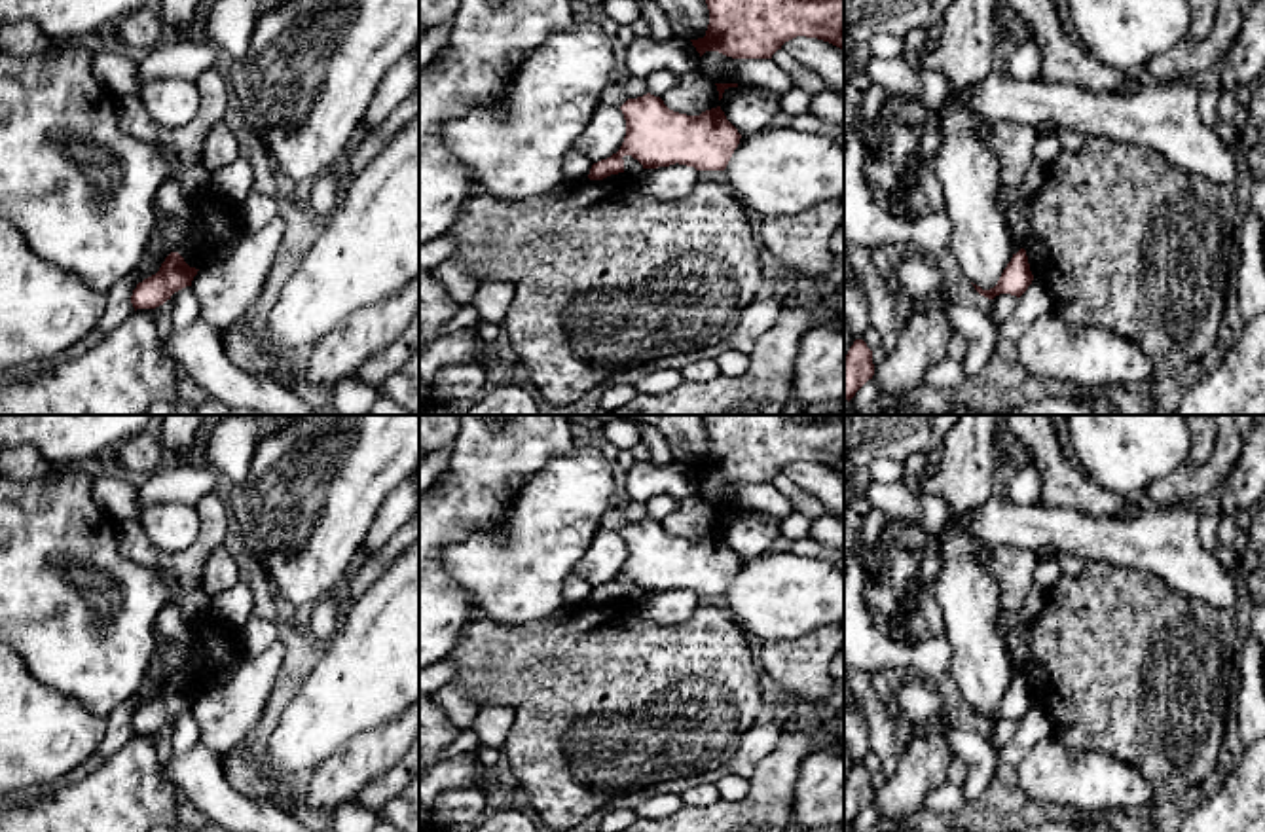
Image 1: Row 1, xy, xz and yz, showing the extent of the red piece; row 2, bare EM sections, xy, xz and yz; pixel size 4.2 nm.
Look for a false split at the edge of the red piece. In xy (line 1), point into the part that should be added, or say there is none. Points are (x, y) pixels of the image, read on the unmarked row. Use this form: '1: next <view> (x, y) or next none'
1: next none

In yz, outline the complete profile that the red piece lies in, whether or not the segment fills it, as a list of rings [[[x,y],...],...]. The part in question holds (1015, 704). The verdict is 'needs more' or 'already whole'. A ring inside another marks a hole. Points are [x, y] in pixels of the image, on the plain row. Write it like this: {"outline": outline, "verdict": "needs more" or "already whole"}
{"outline": [[[1020,673],[1017,678],[1013,678],[1011,686],[1003,694],[1003,697],[994,713],[982,714],[977,709],[973,709],[973,711],[981,720],[984,720],[988,724],[994,724],[999,718],[1011,718],[1011,720],[1020,722],[1028,714],[1032,705],[1034,705],[1034,699],[1030,696],[1026,675]]], "verdict": "already whole"}

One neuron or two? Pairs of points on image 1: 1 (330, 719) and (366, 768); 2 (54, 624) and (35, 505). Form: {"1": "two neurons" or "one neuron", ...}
{"1": "two neurons", "2": "one neuron"}

